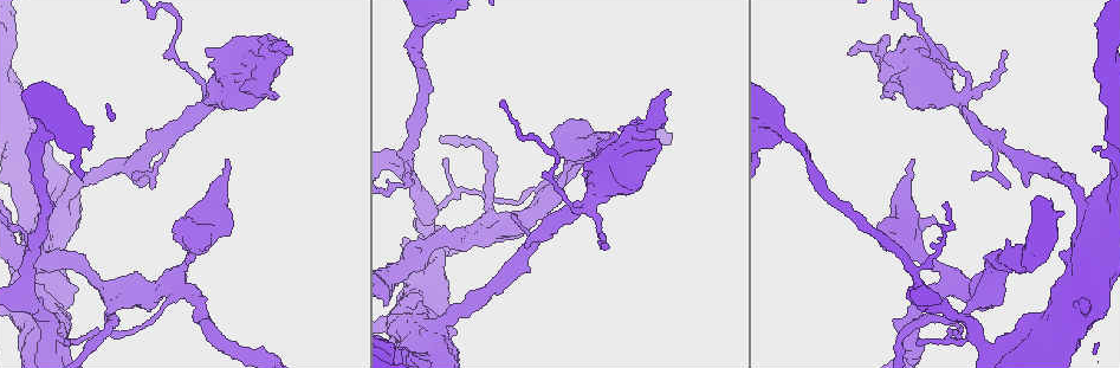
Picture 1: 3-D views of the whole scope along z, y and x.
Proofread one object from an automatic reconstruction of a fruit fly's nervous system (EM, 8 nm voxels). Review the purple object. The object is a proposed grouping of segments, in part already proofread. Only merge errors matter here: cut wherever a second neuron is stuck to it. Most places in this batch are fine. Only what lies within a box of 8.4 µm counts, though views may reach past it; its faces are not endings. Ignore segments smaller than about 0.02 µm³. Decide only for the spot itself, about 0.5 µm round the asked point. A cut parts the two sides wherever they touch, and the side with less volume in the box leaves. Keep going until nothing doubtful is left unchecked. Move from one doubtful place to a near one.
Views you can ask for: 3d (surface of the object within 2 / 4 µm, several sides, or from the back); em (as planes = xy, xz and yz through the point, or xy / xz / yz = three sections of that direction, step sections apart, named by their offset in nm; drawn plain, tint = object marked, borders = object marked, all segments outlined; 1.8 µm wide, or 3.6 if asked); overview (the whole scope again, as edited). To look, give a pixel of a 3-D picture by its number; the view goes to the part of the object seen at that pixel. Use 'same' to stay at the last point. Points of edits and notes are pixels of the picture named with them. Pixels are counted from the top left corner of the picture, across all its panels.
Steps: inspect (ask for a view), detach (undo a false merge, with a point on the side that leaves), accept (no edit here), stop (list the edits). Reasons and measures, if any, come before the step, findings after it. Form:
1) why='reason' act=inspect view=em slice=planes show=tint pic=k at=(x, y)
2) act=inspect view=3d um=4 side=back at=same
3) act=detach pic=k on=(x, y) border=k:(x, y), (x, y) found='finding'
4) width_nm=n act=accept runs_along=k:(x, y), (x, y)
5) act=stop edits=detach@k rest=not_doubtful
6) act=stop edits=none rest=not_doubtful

why='two arms in line, one across' act=inspect view=3d um=2 pic=1 at=(50, 338)

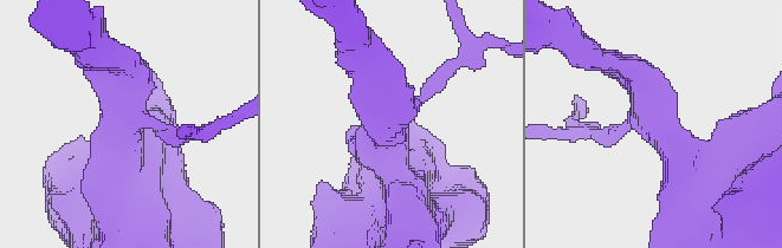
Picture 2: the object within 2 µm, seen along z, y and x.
act=inspect view=em slice=xz step=16 show=tint pic=2 at=(391, 119)

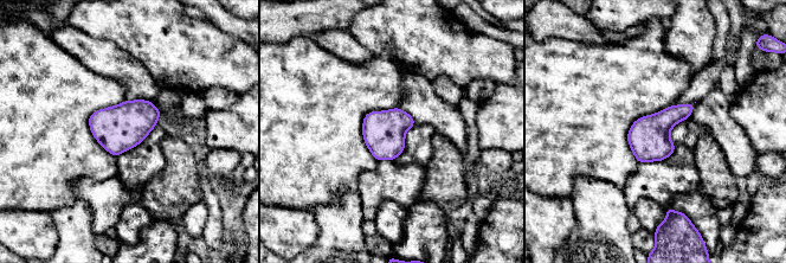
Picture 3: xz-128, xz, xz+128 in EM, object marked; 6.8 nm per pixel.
act=inspect view=em slice=planes show=tint at=same

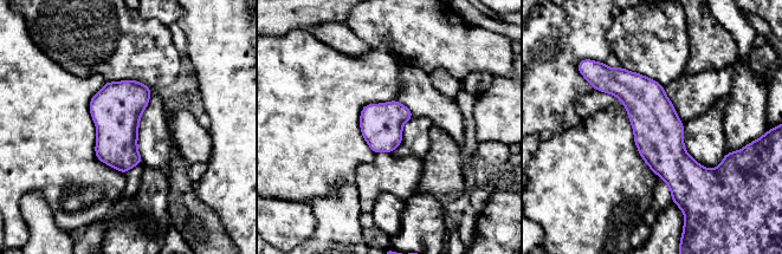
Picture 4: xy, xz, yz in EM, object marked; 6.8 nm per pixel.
width_nm=280 act=accept runs_along=4:(608, 71), (652, 115), (679, 190) found='continuous, no second neuron'

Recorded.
act=inspect view=em slice=planes show=tint pic=1 at=(952, 286)

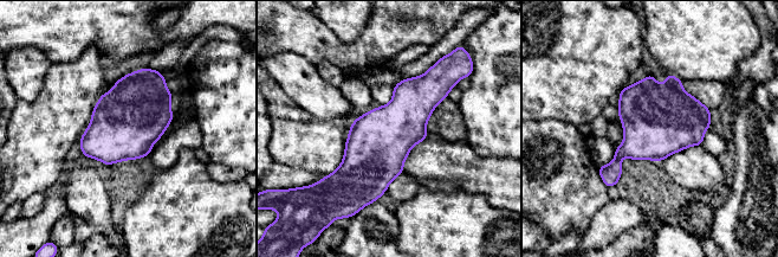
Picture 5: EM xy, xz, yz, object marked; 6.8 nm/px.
act=detach pic=5 on=(646, 135) border=5:(615, 156), (620, 160) found='a second neuron is stuck on'

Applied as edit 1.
act=stop edits=detach@5 rest=not_doubtful

